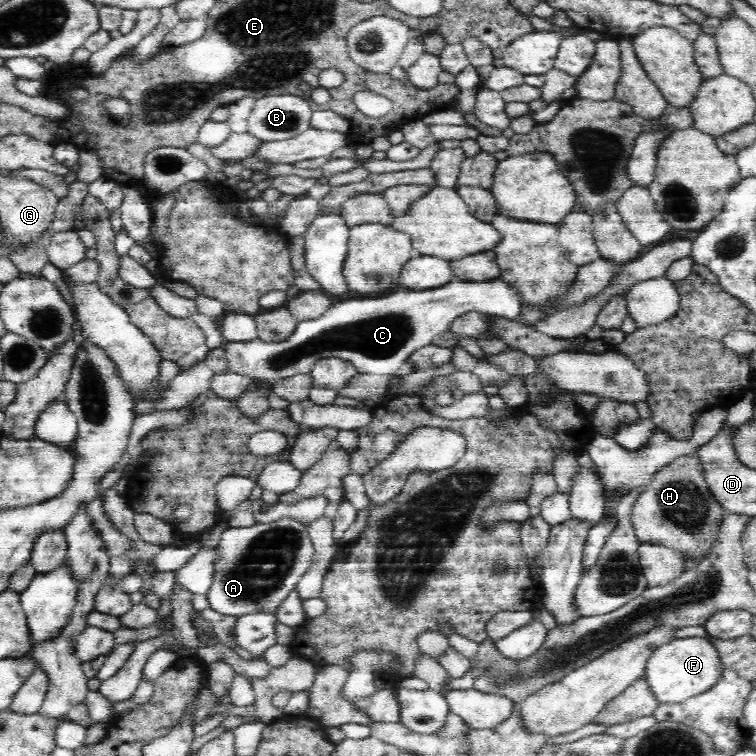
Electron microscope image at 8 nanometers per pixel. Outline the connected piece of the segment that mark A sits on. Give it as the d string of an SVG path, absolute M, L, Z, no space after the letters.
M280 518L268 524L255 522L252 526L240 528L229 526L222 532L216 552L217 562L214 563L216 575L213 576L212 589L206 595L210 609L238 618L259 610L272 611L276 614L287 600L288 594L297 587L300 578L310 570L314 558L314 545L307 524L294 518Z

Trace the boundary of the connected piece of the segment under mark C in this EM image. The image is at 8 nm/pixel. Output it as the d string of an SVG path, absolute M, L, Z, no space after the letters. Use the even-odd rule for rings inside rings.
M454 279L447 285L435 289L400 290L382 298L352 298L346 302L334 303L318 318L297 323L292 334L288 338L281 339L280 342L264 342L263 339L254 338L250 341L224 342L222 348L228 362L228 370L242 376L249 376L251 379L266 380L270 386L289 376L309 374L312 366L324 358L340 358L350 362L359 373L382 375L388 378L416 350L432 344L432 339L438 334L449 332L454 318L466 312L476 311L516 320L521 315L521 305L520 295L516 293L516 289L512 289L502 279L480 282Z

